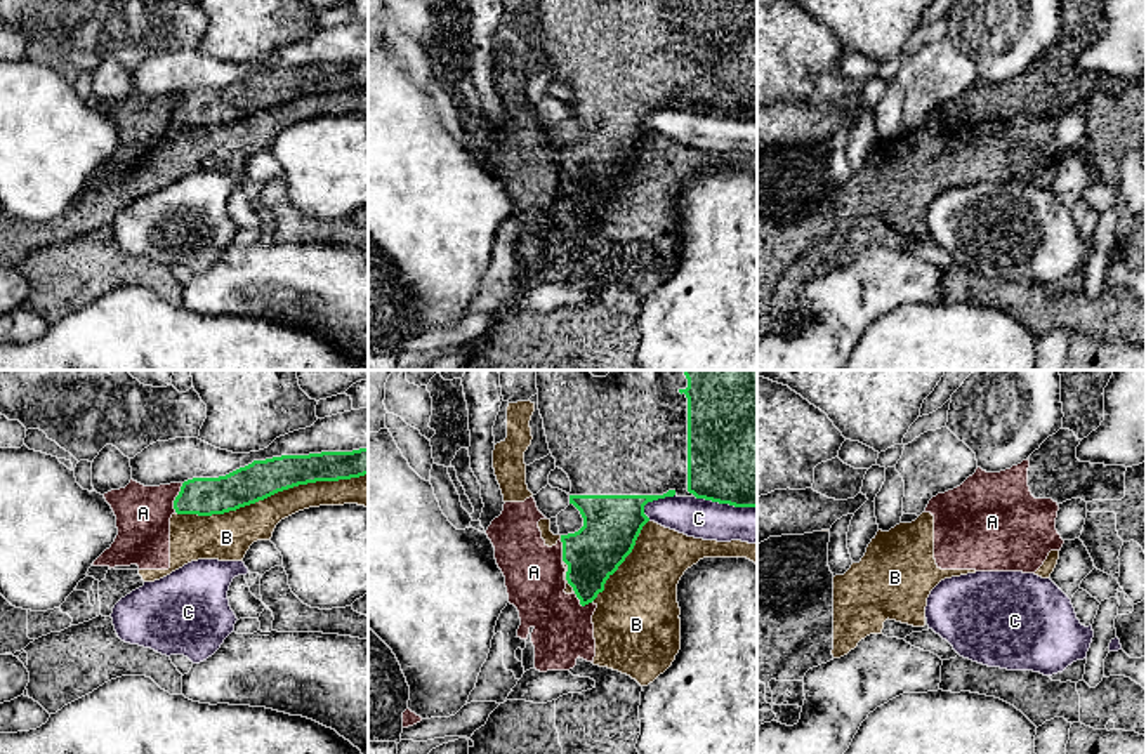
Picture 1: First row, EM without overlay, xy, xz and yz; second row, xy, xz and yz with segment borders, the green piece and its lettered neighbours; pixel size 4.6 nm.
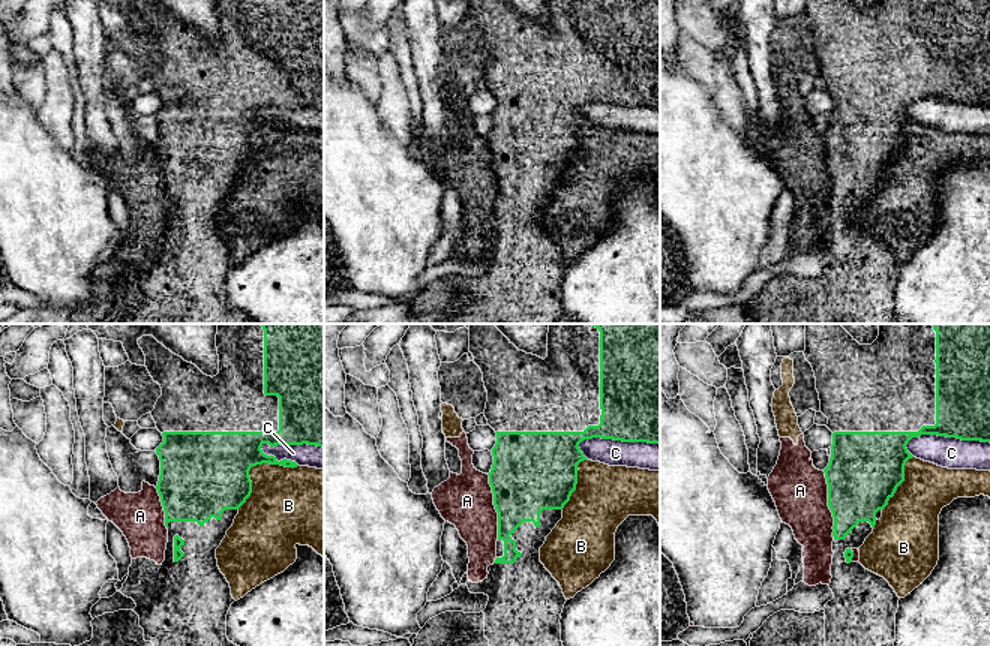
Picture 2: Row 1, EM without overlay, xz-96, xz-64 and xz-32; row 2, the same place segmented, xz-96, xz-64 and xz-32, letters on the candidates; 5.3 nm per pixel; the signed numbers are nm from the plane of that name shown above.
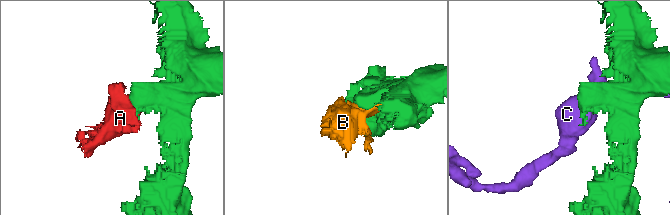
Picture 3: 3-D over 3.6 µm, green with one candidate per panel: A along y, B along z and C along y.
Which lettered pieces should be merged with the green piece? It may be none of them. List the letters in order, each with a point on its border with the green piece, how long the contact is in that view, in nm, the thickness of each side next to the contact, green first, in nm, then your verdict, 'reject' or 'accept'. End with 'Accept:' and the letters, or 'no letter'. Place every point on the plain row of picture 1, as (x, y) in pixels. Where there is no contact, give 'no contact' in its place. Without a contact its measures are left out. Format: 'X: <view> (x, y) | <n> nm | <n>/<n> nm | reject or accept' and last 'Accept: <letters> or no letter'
A: xy (176, 108) | 140 nm | 180/260 nm | reject
B: xy (271, 105) | 900 nm | 180/200 nm | reject
C: xz (726, 113) | 300 nm | 500/180 nm | reject
Accept: no letter

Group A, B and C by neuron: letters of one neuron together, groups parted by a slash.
A B / C

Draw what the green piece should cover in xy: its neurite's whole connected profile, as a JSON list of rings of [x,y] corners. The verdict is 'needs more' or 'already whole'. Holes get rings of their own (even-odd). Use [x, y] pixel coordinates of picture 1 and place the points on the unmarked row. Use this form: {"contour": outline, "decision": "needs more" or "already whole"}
{"contour": [[[368,57],[352,63],[281,66],[254,71],[226,87],[188,90],[174,111],[174,120],[177,125],[224,125],[299,96],[365,85],[368,85]]], "decision": "already whole"}

